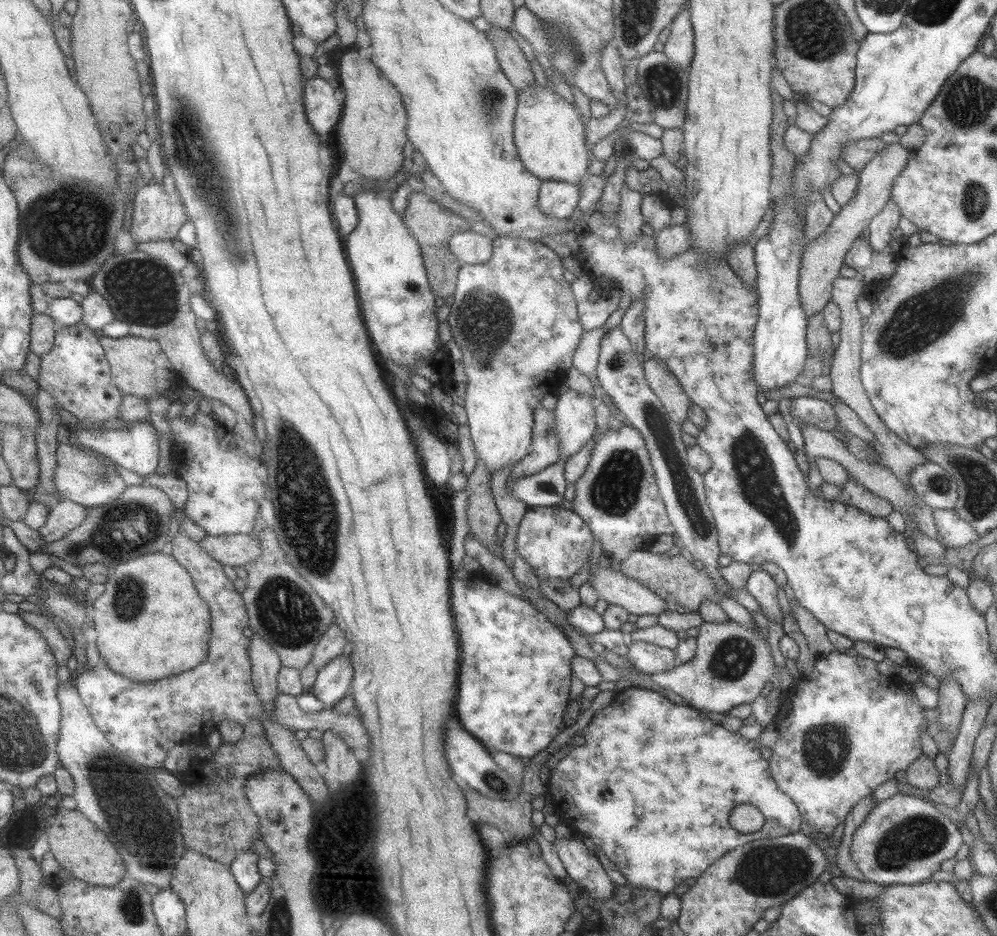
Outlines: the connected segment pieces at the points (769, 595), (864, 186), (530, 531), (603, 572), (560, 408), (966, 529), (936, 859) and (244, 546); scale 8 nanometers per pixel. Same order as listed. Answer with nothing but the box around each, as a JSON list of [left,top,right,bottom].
[[744,569,783,624],[798,143,912,320],[514,506,593,580],[587,567,666,617],[553,387,596,458],[932,509,981,550],[851,792,963,887],[196,533,262,566]]

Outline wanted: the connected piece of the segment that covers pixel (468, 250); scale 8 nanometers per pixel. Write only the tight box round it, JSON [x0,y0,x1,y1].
[448,230,493,265]

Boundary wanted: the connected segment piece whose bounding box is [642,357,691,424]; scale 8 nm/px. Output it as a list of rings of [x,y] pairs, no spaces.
[[[653,357],[647,362],[643,361],[642,368],[647,386],[657,396],[669,418],[673,422],[681,424],[688,418],[691,403],[675,376],[671,375],[661,360]]]

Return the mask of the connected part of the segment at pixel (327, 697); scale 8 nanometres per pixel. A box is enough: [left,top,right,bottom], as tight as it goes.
[308,655,354,708]

